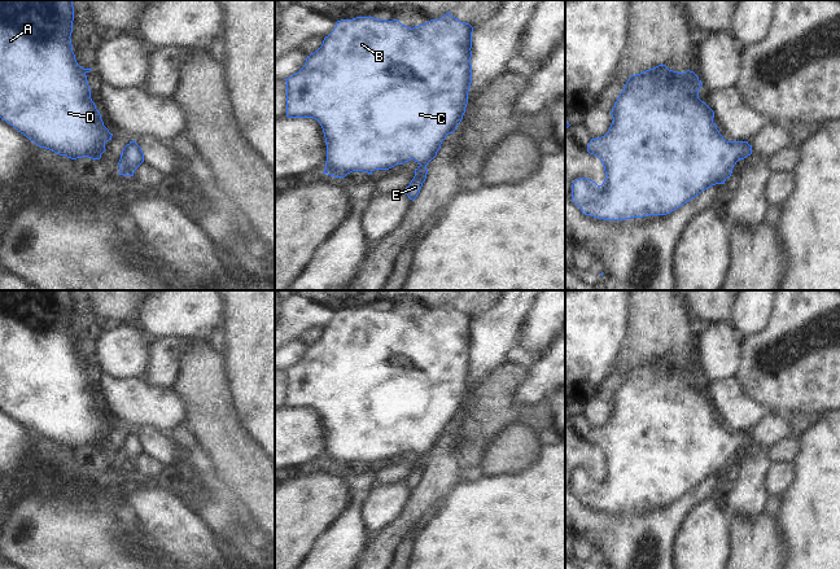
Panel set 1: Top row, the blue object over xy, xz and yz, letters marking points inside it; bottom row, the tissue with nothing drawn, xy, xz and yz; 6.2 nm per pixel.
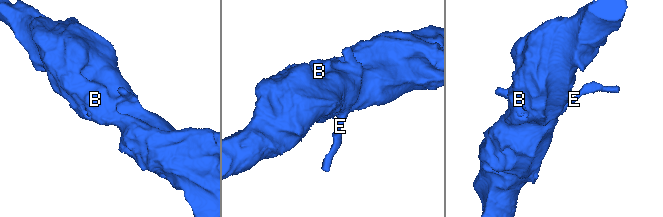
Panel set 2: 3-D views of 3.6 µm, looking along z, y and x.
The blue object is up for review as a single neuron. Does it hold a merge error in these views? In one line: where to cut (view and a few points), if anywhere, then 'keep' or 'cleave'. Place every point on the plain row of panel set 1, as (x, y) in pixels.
cut none; keep

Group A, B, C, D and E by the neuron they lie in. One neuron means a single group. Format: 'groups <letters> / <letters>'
groups A B C D E

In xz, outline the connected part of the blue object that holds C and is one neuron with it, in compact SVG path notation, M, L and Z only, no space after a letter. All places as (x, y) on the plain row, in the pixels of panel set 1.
M450 302L439 310L415 315L414 319L398 310L376 310L371 306L337 311L321 337L307 346L303 358L284 369L286 407L314 408L323 419L327 434L323 464L342 469L353 461L372 465L375 460L389 460L414 450L420 456L404 481L414 491L426 469L426 455L437 446L442 432L456 420L465 403L472 373L472 323L469 314L460 312Z

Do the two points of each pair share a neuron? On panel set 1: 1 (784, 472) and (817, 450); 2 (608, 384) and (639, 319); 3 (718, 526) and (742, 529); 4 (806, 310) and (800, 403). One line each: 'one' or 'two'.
1: two
2: one
3: two
4: one

